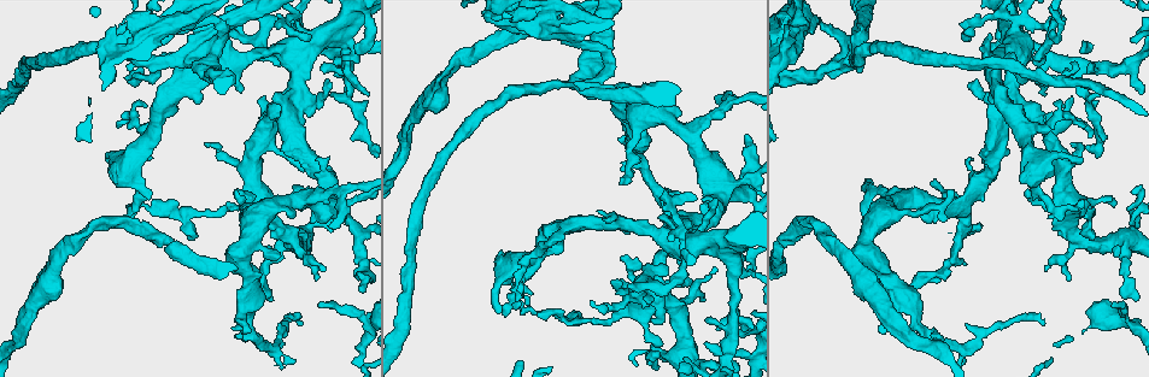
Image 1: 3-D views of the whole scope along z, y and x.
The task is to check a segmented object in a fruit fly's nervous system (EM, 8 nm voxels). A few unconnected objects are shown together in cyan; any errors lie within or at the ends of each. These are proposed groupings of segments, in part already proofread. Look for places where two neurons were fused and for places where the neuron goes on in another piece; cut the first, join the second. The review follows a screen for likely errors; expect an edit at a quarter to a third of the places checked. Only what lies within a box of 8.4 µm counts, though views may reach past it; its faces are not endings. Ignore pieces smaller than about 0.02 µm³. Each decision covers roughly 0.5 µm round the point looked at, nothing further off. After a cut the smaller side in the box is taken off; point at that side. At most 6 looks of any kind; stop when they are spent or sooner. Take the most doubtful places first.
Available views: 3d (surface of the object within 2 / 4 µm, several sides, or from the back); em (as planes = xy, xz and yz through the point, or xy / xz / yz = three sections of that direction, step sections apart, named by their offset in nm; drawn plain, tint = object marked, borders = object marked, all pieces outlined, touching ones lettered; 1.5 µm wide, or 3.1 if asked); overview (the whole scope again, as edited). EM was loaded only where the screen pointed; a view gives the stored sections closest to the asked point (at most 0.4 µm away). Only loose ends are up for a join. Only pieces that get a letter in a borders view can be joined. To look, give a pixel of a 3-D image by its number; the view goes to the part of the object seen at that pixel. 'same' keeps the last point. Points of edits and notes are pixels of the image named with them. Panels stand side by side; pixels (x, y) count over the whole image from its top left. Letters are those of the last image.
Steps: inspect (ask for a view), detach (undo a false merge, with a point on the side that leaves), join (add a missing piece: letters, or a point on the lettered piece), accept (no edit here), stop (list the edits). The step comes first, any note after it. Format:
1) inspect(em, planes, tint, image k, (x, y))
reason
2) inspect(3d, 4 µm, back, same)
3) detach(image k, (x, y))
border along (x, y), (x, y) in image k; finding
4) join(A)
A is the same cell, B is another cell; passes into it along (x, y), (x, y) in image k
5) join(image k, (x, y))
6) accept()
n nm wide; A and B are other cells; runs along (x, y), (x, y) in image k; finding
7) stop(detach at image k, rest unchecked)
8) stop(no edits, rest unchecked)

inspect(3d, 4 µm, back, image 1, (277, 257))
thick end

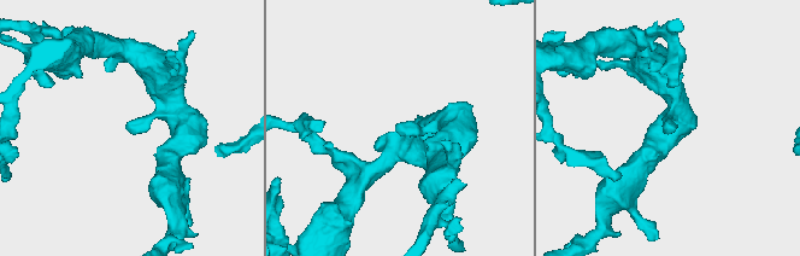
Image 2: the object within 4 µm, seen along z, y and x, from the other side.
inspect(em, yz, step 4, borders, image 2, (395, 124))
now the EM

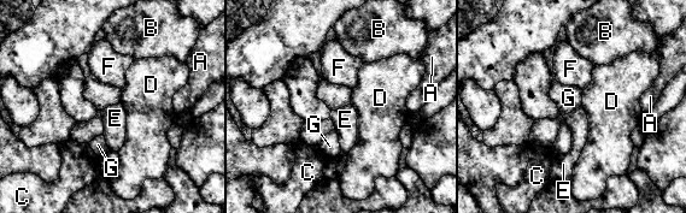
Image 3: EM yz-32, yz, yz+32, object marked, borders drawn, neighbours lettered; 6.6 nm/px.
inspect(em, planes, borders, same)
another direction

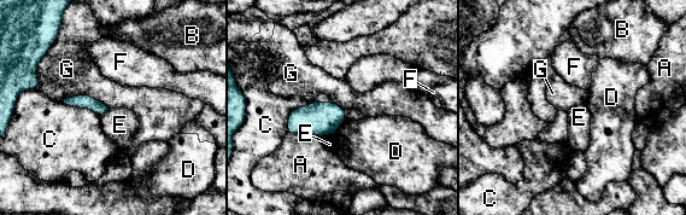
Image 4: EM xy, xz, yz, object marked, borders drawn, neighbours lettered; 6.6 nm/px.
accept()
A, B, C, D, E, F and G are other cells; border along (333, 133), (321, 135) in image 4; no lettered piece goes on from it

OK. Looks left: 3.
inspect(3d, 4 µm, image 1, (298, 29))
calibre changes

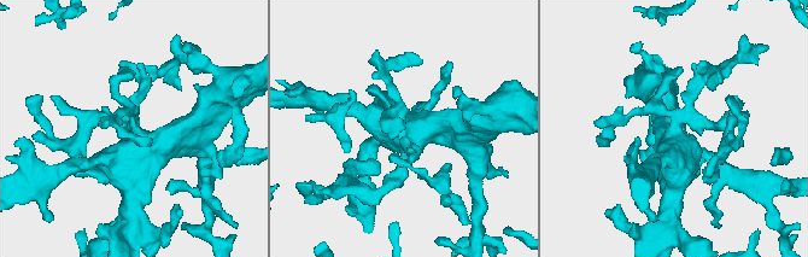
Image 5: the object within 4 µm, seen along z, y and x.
inspect(em, xz, step 8, borders, image 5, (687, 137))
shape alone is not enough

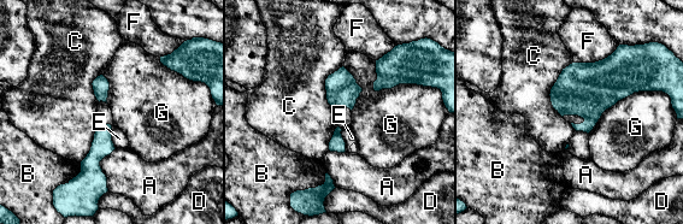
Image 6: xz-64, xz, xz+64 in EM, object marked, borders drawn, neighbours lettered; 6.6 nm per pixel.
accept()
110 nm wide; A, B, C, D, E, F and G are other cells; border along (375, 60), (375, 90), (428, 87) in image 6; all the same neuron

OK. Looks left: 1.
stop(no edits, rest unchecked)

